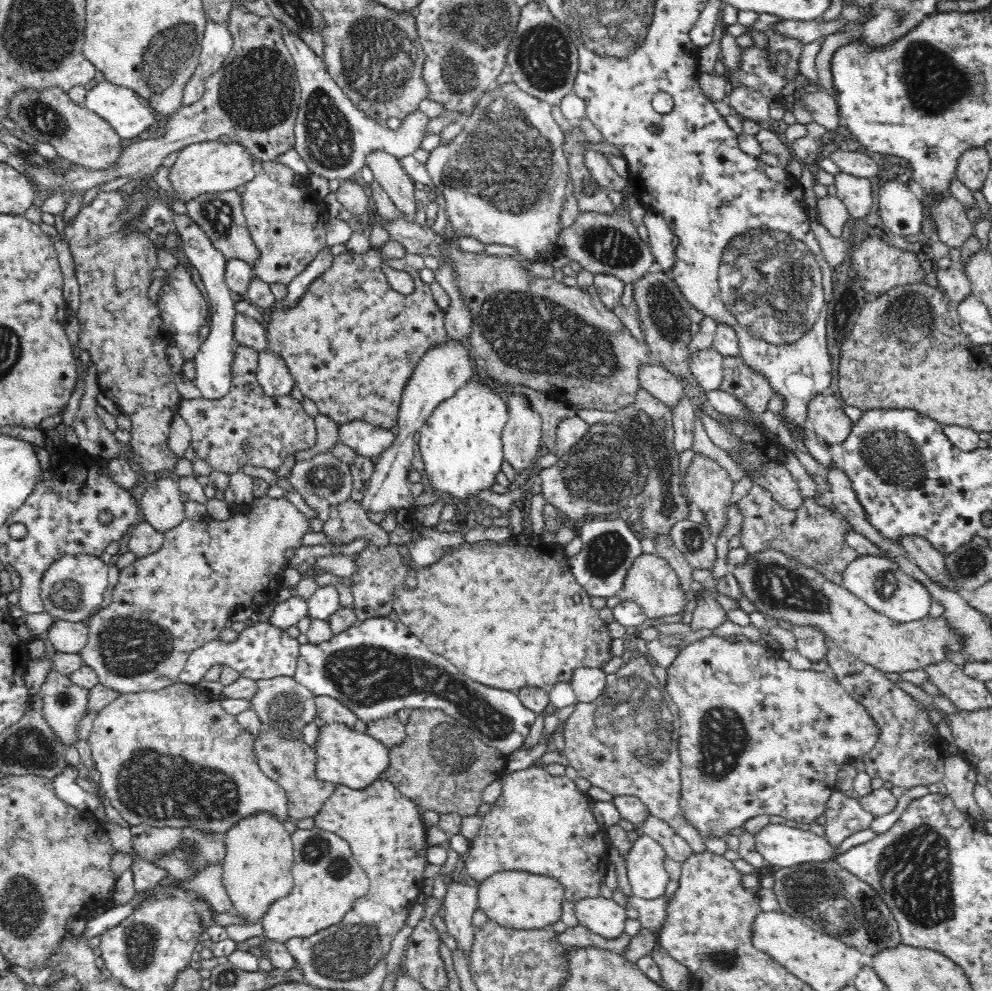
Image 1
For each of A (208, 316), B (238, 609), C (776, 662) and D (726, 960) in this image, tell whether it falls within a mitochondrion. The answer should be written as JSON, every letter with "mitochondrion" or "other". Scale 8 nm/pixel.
{"A":"other","B":"other","C":"other","D":"mitochondrion"}

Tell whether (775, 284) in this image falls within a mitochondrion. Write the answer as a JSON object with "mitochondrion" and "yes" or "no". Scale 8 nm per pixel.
{"mitochondrion":"yes"}

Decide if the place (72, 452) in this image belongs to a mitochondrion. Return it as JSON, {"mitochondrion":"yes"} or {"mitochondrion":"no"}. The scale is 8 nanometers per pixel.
{"mitochondrion":"no"}

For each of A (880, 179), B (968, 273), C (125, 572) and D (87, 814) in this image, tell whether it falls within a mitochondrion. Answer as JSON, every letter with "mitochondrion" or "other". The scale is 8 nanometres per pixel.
{"A":"other","B":"other","C":"other","D":"other"}

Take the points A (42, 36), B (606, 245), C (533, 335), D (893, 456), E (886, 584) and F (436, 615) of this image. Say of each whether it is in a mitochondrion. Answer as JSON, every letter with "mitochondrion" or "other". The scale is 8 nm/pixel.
{"A":"mitochondrion","B":"mitochondrion","C":"mitochondrion","D":"mitochondrion","E":"mitochondrion","F":"other"}

